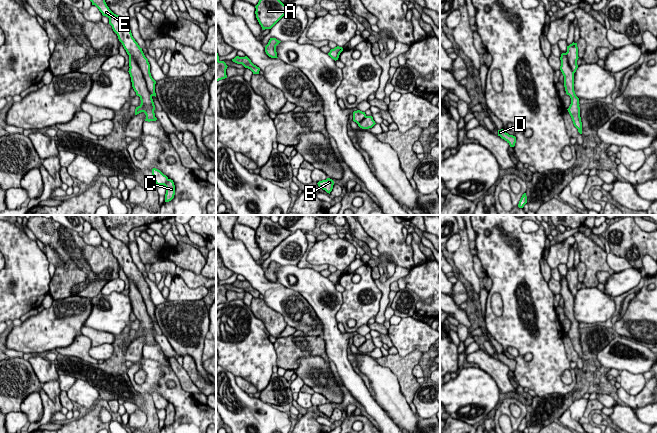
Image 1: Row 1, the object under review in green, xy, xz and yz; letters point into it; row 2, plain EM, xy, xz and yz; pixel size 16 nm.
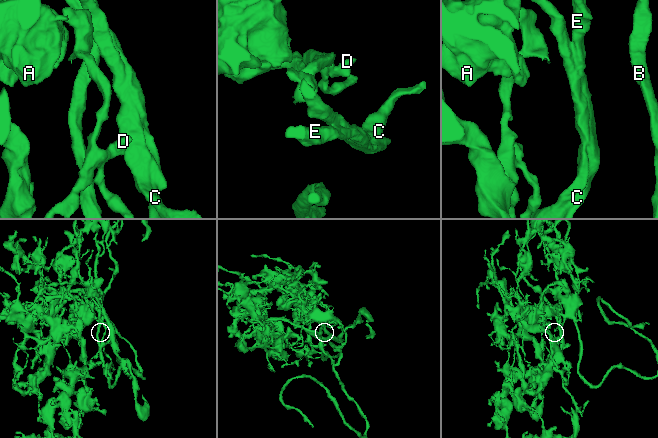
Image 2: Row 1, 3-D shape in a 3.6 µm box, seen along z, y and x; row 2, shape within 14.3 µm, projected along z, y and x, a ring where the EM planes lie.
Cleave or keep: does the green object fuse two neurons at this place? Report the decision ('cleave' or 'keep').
keep

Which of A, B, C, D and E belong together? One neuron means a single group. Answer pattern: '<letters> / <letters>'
A B C D E

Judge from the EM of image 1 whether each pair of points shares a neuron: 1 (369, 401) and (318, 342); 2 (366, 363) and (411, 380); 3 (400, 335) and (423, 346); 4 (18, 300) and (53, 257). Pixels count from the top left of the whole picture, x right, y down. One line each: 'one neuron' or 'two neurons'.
1: two neurons
2: two neurons
3: one neuron
4: two neurons

